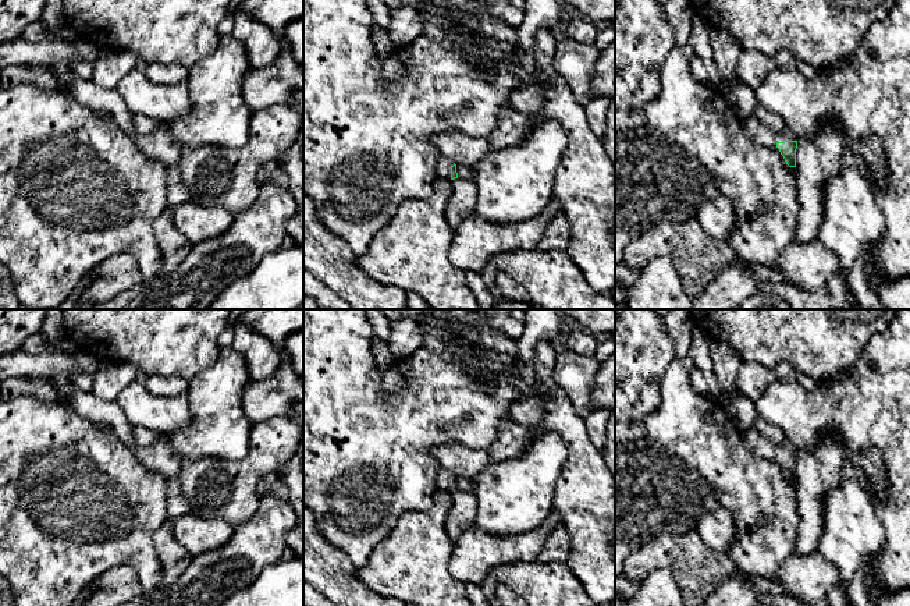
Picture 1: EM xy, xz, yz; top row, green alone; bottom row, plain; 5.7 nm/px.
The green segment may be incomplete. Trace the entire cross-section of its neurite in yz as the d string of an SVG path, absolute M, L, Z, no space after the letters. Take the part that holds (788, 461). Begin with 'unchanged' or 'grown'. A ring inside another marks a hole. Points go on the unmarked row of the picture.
grown; M789 440L776 447L776 460L783 468L786 476L789 479L796 479L797 450Z

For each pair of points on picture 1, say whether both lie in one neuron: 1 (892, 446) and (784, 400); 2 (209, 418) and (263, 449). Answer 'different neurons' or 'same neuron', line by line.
1: same neuron
2: different neurons

